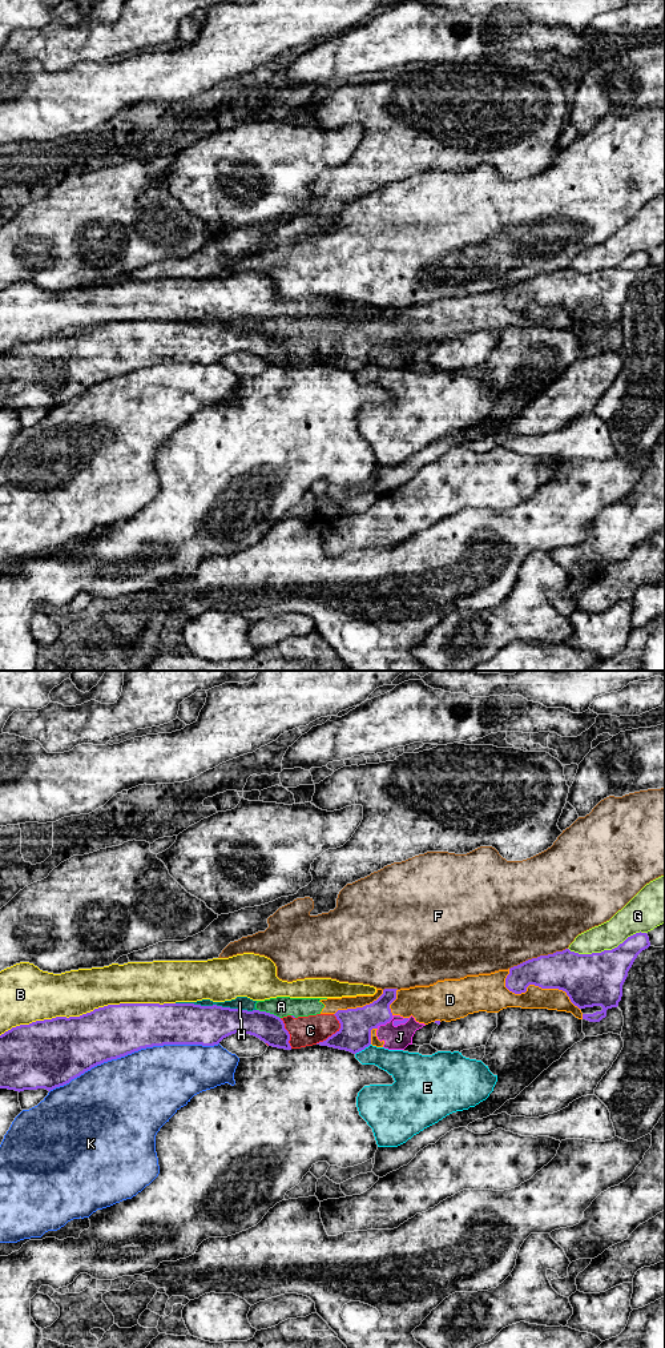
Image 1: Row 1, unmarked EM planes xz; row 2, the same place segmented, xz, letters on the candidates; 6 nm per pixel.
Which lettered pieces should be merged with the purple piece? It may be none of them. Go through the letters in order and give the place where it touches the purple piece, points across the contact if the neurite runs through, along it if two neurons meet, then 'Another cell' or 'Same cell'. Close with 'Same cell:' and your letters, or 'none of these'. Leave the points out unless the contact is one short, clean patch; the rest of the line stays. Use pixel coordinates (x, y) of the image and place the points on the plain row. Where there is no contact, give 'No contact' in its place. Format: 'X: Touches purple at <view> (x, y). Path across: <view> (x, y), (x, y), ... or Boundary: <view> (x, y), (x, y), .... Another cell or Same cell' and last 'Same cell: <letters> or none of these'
A: Touches purple at xz (269, 332). Another cell
B: Touches purple at xz (87, 332). Another cell
C: Touches purple at xz (335, 351). Another cell
D: Touches purple at xz (535, 304). Another cell
E: Touches purple at xz (362, 367). Another cell
F: Touches purple at xz (537, 276). Another cell
G: Touches purple at xz (607, 269). Another cell
H: Touches purple at xz (216, 324). Another cell
J: Touches purple at xz (394, 339). Boundary: xz (408, 337), (404, 341), (390, 338), (377, 346). Another cell
K: Touches purple at xz (133, 370). Another cell
Same cell: none of these

